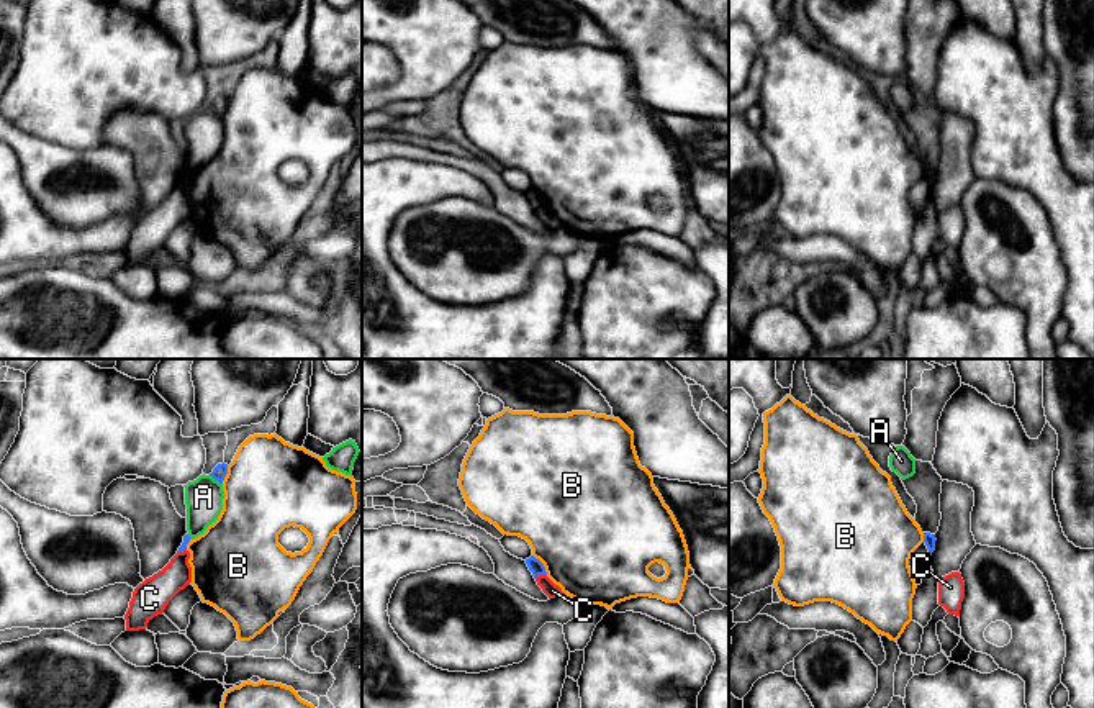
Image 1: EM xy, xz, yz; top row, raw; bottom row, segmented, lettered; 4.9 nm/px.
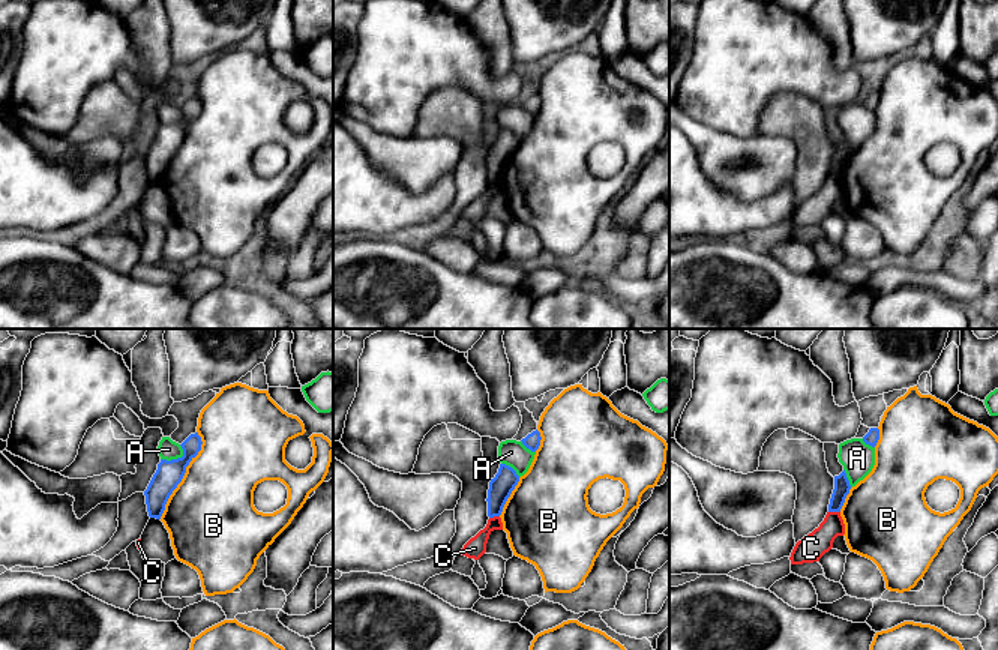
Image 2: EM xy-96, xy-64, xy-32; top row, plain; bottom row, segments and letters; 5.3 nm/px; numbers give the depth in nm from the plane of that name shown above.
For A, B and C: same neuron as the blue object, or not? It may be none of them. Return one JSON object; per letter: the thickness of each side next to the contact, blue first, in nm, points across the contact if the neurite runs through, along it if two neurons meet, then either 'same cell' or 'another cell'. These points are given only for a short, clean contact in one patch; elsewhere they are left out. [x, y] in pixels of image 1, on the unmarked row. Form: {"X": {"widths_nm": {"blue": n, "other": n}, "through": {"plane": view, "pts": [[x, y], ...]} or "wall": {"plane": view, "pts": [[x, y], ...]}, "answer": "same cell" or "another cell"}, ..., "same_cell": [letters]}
{"A": {"widths_nm": {"blue": 70, "other": 190}, "wall": {"plane": "xy", "pts": [[210, 107], [221, 117]]}, "answer": "another cell"}, "B": {"widths_nm": {"blue": 70, "other": 500}, "answer": "another cell"}, "C": {"widths_nm": {"blue": 70, "other": 70}, "wall": {"plane": "xz", "pts": [[546, 207], [534, 210]]}, "answer": "another cell"}, "same_cell": []}

